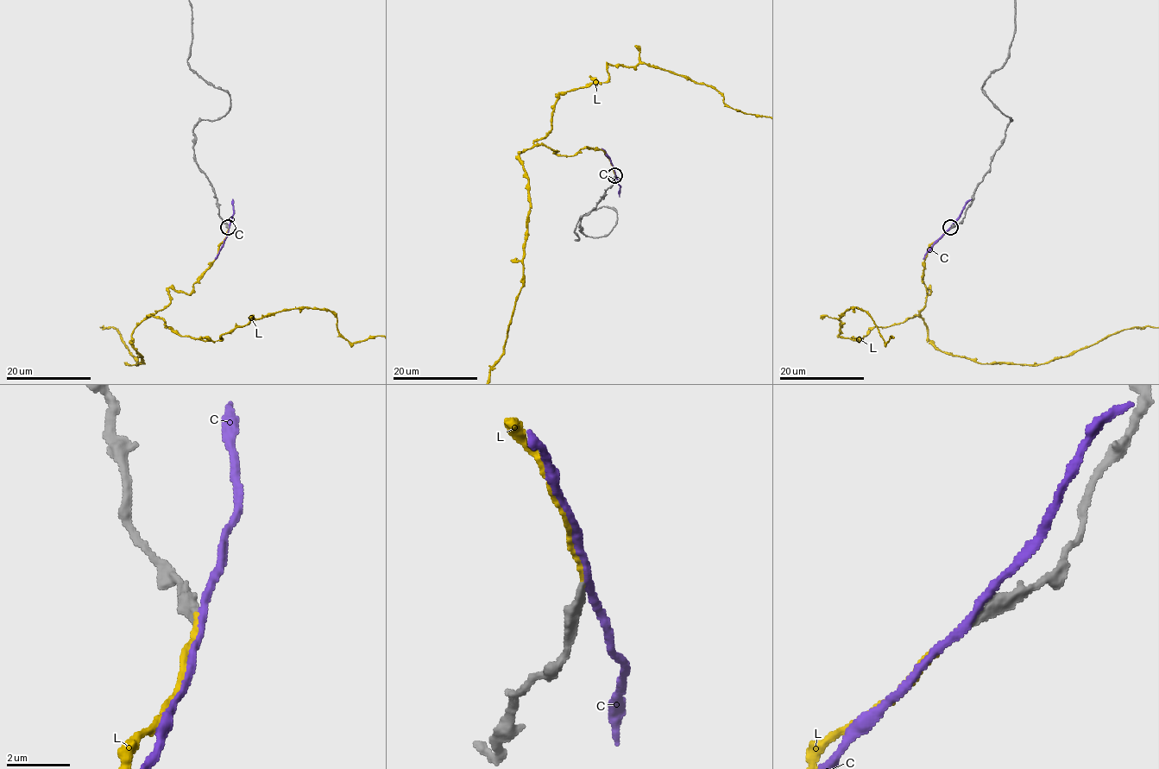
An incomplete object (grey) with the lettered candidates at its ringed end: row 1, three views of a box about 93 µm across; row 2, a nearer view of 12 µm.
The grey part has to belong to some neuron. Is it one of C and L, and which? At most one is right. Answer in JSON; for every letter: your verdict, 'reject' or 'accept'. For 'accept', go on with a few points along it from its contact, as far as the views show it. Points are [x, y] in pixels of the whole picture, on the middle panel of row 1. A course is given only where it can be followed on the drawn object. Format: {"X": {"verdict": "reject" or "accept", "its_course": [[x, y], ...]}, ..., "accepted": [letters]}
{"C": {"verdict": "reject"}, "L": {"verdict": "accept"}, "accepted": ["L"]}

